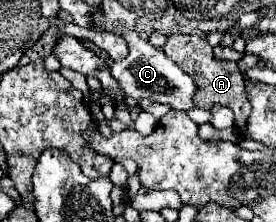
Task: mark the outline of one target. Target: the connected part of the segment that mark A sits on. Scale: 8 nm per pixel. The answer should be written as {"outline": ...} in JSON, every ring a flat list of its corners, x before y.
{"outline":[[168,35,166,43,164,43,164,53,176,63,180,65,180,69,184,69,194,81,196,81,196,107,210,111,214,105,224,105,230,107,234,111,234,127,244,133,244,125,246,119,252,111,250,101,246,99,246,91,244,91,244,77,238,71,238,65,234,61,220,61,214,57,212,47,208,45,206,39,198,37,198,35]]}

